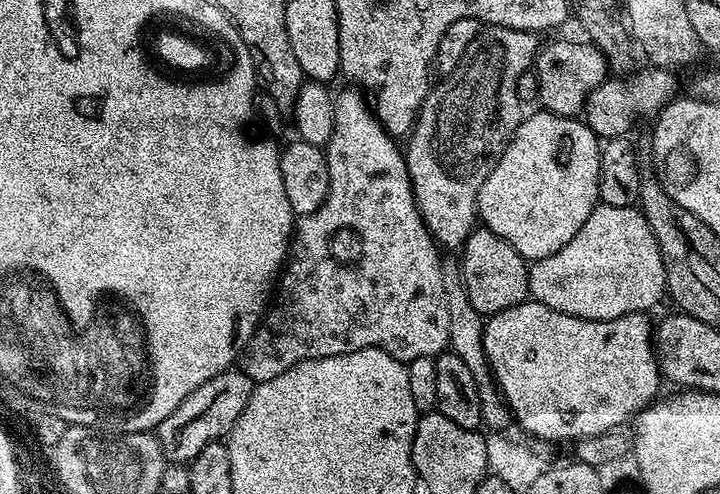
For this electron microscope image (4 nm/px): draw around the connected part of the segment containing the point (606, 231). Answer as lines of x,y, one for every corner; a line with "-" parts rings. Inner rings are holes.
597,203
596,208
590,214
590,218
586,218
586,222
582,222
582,230
578,230
578,234
574,234
574,238
570,238
570,242
566,242
566,246
562,246
562,250
558,250
541,260
531,261
528,269
528,295
535,303
542,306
550,306
550,310
561,312
562,314
570,314
578,318
586,318
587,320
613,320
614,318
622,318
631,312
651,313
651,308
660,299
665,299
666,296
664,263
660,257
658,242
650,230
646,218
640,213
639,207
633,206
627,208
626,206
610,206
609,204

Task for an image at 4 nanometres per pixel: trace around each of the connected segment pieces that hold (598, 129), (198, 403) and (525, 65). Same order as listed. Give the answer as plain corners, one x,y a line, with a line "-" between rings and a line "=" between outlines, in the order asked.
655,66
646,68
645,72
633,71
627,79
606,78
594,89
590,98
586,98
582,119
596,137
604,140
612,140
615,136
627,137
635,120
644,120
647,116
655,118
664,107
677,99
675,76
677,73
=
243,370
220,372
210,382
202,382
194,394
190,394
161,422
154,435
160,439
165,461
187,465
210,442
227,437
232,427
238,422
242,410
246,410
246,402
250,398
254,381
=
485,27
474,38
474,42
466,46
454,71
443,77
429,91
423,106
420,107
416,126
406,140
408,177
412,179
412,189
416,195
420,217
424,219
424,225
428,227
433,240
441,249
459,249
477,223
476,195
482,190
482,182
490,178
490,170
494,170
498,158
512,141
512,135
518,130
522,119
518,78
524,71
533,67
538,51
536,40
538,36
534,32

